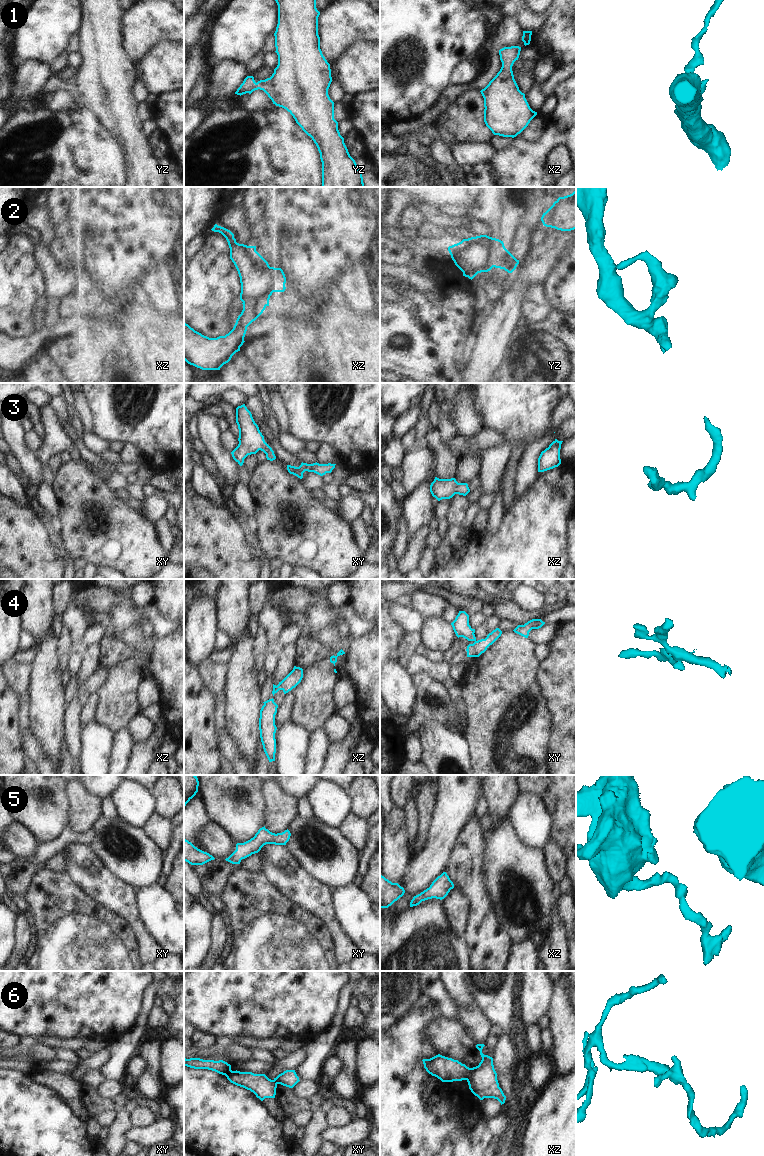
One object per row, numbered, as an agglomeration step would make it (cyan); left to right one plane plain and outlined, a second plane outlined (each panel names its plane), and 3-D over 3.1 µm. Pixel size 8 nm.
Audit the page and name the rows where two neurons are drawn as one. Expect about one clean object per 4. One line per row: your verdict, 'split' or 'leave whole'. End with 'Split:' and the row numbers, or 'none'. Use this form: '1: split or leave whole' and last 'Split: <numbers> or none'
1: leave whole
2: split
3: leave whole
4: split
5: leave whole
6: split
Split: 2, 4, 6

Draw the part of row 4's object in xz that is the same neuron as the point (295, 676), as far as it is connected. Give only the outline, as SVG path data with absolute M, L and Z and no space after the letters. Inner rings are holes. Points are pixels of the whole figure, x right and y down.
M294 666L293 670L276 686L276 692L282 690L284 694L295 688L303 678L303 669Z

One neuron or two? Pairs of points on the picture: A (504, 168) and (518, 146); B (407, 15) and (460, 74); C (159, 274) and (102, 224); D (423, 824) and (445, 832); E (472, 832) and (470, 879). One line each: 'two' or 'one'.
A: one
B: two
C: two
D: two
E: one

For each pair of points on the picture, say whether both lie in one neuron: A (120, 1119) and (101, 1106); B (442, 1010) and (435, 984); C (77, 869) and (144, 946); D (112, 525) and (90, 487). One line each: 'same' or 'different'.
A: different
B: same
C: same
D: same

